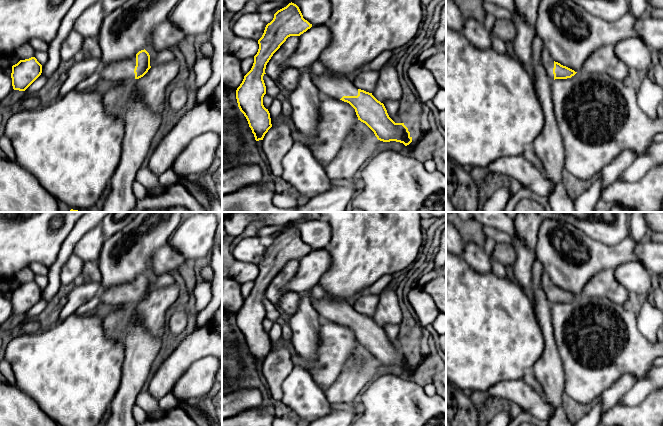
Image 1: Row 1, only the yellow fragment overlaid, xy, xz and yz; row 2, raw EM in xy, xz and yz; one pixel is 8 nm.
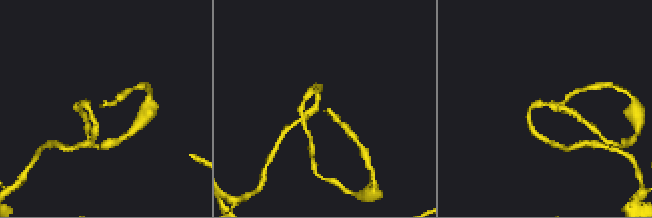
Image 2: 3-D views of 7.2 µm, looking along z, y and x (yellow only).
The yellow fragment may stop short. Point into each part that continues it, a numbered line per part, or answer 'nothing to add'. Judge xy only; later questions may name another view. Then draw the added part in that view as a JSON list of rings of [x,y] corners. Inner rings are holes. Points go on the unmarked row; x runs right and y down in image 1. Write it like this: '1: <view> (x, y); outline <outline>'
1: xy (123, 295); outline [[[136,280],[125,285],[114,286],[110,289],[101,288],[98,295],[104,308],[111,306],[120,307],[135,304],[135,290]]]

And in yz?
1: yz (547, 285); outline [[[546,272],[542,274],[541,283],[542,283],[542,289],[546,294],[547,300],[550,302],[550,304],[554,304],[554,298],[553,298],[554,284]]]

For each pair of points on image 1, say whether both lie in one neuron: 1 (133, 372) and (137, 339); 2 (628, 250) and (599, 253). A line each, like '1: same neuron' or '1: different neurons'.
1: same neuron
2: same neuron

